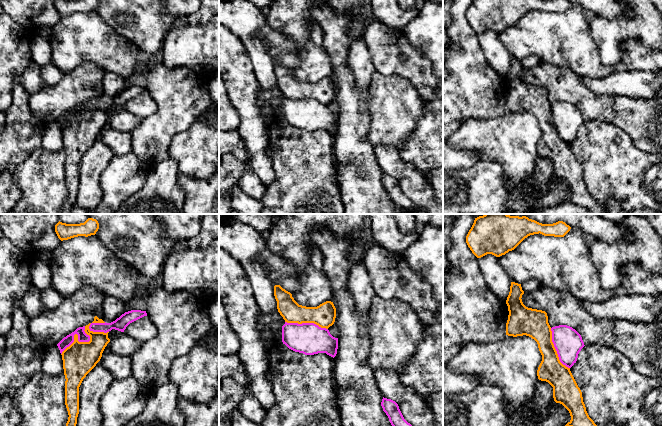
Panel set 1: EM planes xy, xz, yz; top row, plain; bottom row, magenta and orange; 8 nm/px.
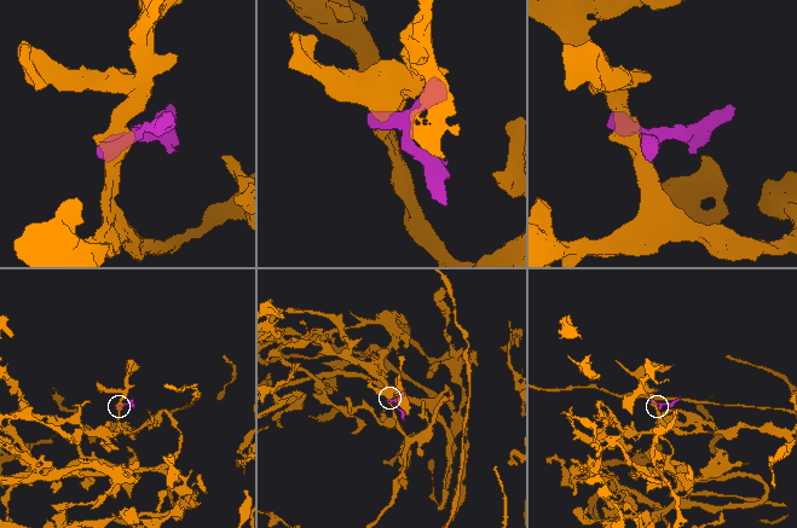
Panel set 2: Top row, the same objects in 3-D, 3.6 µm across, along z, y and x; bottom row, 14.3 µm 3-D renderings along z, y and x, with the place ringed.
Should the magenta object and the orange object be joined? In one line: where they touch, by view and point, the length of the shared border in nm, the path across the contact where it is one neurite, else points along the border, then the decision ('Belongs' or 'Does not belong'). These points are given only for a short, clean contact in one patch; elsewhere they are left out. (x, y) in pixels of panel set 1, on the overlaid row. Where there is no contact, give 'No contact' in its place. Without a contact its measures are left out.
Touches magenta at xy (78, 339). Shared border 300 nm. Does not belong

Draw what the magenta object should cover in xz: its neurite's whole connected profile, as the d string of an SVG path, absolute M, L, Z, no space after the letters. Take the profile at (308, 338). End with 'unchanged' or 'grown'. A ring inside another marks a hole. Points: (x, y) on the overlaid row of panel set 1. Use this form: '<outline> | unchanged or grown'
M285 322L282 326L282 342L289 349L305 355L326 353L334 358L338 349L338 338L314 323Z | unchanged

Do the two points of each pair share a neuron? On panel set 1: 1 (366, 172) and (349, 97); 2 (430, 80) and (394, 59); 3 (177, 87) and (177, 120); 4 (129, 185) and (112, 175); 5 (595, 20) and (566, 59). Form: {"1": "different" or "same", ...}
{"1": "same", "2": "same", "3": "same", "4": "same", "5": "different"}

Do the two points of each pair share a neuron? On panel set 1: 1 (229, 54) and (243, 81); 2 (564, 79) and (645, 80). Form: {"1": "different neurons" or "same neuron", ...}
{"1": "same neuron", "2": "different neurons"}

